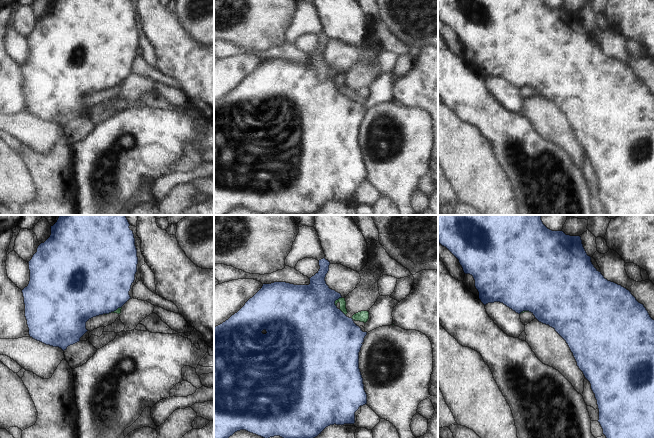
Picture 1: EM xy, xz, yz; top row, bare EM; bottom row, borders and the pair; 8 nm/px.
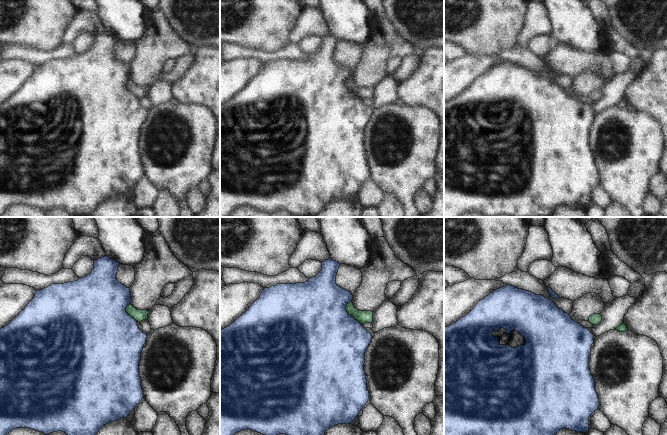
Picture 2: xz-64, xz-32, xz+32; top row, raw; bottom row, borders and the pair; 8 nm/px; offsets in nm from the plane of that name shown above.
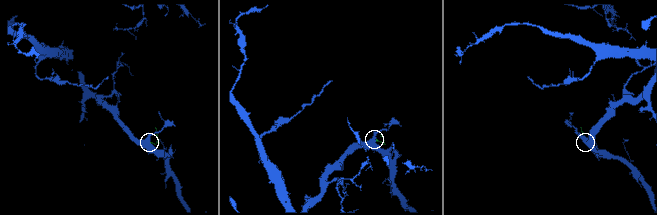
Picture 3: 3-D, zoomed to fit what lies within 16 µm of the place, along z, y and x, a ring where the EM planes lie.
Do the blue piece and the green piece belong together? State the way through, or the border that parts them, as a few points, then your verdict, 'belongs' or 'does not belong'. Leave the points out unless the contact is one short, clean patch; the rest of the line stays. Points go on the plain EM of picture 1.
border xz (341, 72), (335, 77), (336, 82); does not belong

